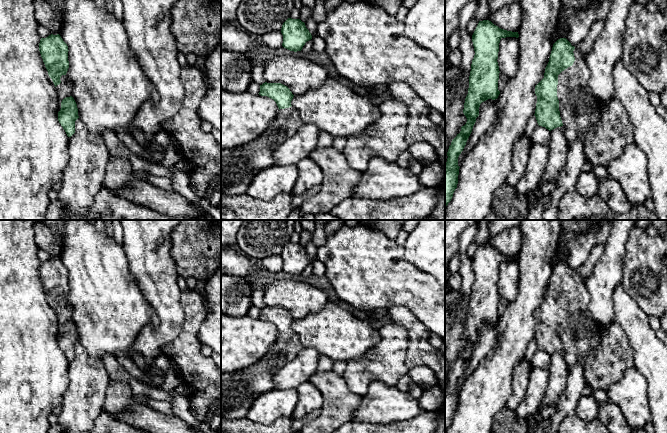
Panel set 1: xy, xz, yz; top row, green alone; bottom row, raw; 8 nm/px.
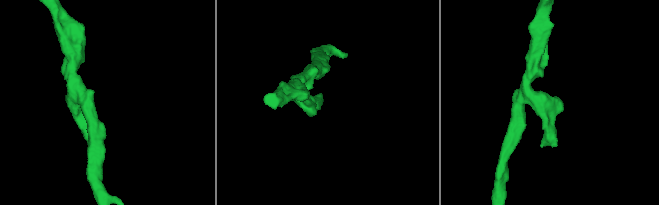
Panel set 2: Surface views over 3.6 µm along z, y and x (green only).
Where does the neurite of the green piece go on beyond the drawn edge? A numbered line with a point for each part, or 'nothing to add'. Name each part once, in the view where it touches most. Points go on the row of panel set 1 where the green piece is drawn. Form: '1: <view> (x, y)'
1: yz (607, 130)

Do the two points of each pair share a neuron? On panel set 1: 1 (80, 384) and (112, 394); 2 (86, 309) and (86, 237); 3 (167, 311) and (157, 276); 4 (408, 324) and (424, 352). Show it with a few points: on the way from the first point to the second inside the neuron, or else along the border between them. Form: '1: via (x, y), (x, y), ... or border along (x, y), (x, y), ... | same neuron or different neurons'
1: border along (110, 378), (101, 409) | different neurons
2: via (86, 291), (86, 255) | same neuron
3: via (166, 302), (159, 285) | same neuron
4: via (415, 331), (418, 334), (418, 345) | same neuron

